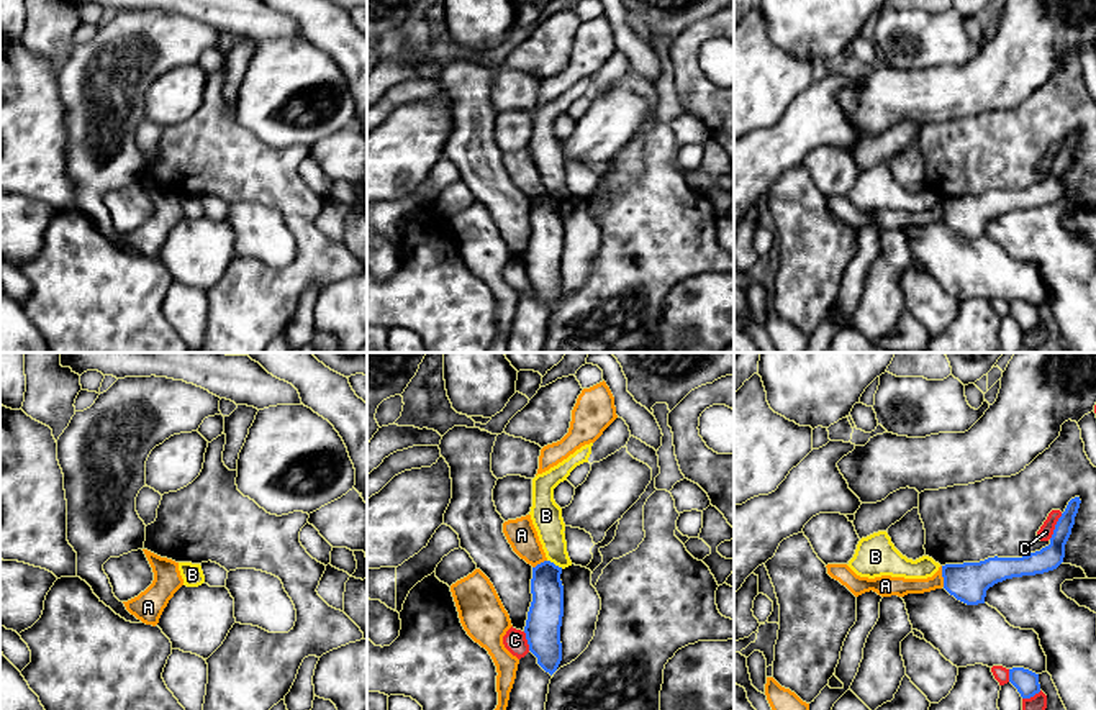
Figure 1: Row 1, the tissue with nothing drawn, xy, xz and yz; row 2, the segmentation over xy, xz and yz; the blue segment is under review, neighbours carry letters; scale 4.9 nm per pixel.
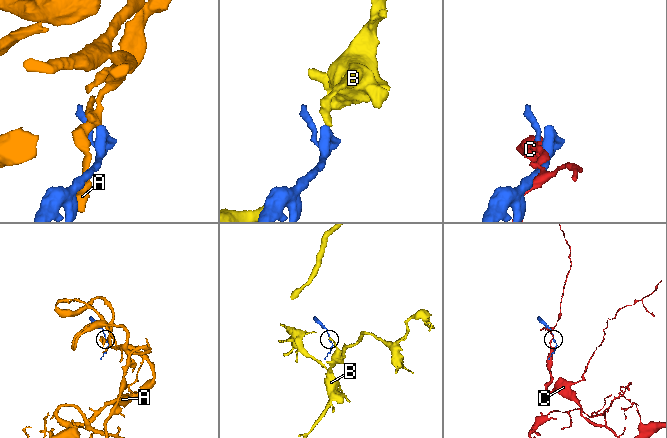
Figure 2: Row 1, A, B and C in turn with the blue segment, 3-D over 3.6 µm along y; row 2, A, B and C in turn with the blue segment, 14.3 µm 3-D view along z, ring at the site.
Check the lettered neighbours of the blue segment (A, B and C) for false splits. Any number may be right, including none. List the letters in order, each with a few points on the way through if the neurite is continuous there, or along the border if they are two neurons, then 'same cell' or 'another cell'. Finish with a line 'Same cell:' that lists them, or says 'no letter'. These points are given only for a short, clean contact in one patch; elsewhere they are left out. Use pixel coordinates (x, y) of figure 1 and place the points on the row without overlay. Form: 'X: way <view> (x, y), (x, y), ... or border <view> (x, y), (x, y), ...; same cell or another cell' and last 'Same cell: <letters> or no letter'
A: border yz (941, 199), (944, 218); another cell
B: border xz (548, 192), (562, 200); another cell
C: another cell
Same cell: no letter

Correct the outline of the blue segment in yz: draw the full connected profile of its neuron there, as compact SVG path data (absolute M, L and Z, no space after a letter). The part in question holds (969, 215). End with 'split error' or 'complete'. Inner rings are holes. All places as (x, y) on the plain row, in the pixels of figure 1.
M1080 130L1068 134L1058 151L1050 177L1022 190L988 190L980 195L942 198L944 221L967 238L985 236L986 223L1012 210L1035 208L1057 202L1065 190L1065 177L1071 167Z | complete

